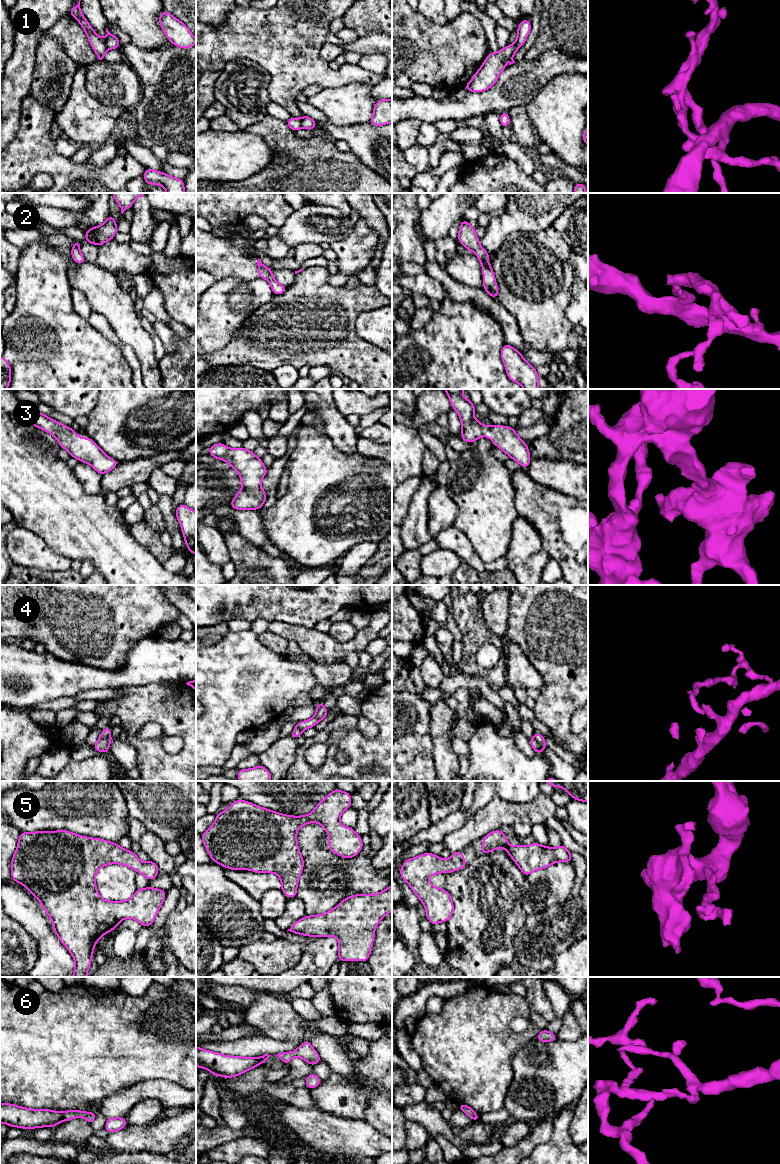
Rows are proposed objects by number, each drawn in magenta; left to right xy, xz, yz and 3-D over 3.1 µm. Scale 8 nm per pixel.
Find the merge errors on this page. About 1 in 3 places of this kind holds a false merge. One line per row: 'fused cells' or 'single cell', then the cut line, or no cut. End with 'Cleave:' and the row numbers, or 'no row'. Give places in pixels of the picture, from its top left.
1: fused cells; cut xy (103, 40), (107, 49)
2: fused cells; cut xz (273, 278), (268, 280)
3: single cell; cut none
4: fused cells; cut yz (534, 737), (543, 748)
5: single cell; cut none
6: fused cells; cut xy (61, 1112), (63, 1120)
Cleave: 1, 2, 4, 6

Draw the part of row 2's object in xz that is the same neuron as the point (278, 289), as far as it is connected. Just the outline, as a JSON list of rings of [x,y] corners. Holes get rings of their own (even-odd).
[[[270,279],[268,280],[268,282],[272,288],[274,295],[281,295],[287,289],[287,287],[284,287],[283,285],[279,284],[275,279]]]

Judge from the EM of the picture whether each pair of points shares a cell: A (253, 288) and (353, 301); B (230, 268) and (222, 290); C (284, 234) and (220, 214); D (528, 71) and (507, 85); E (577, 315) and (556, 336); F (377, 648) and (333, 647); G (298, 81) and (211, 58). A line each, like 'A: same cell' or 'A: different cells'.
A: different cells
B: different cells
C: different cells
D: same cell
E: different cells
F: different cells
G: same cell

